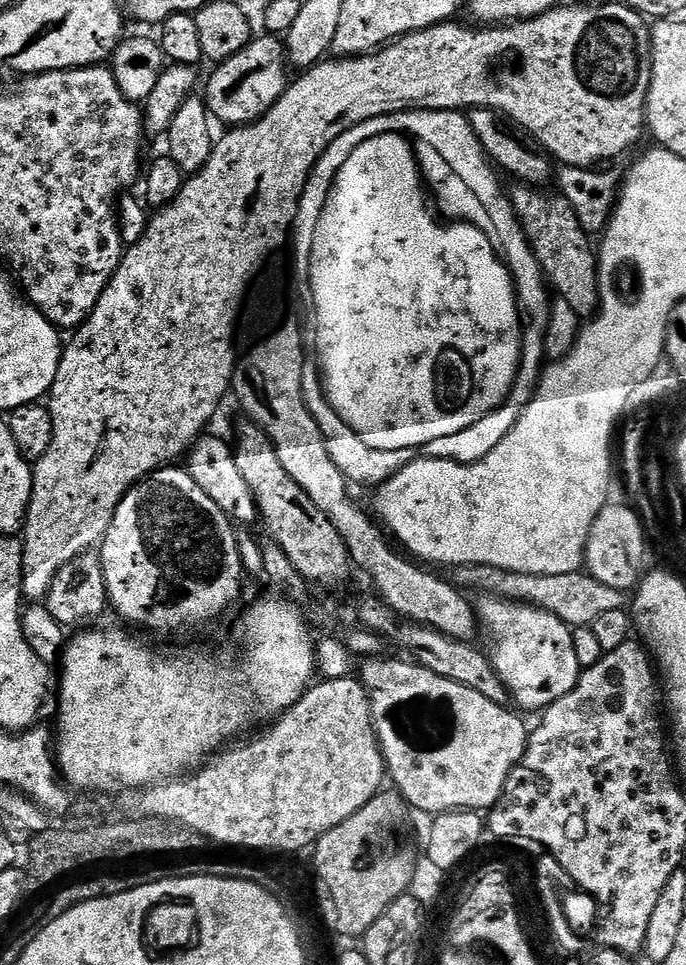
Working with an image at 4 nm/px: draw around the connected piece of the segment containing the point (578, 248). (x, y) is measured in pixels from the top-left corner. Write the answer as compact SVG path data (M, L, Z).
M516 186L510 192L512 208L555 295L565 300L580 318L587 317L597 311L601 297L594 244L592 246L588 241L591 240L589 233L579 224L570 202L564 200L560 194L547 196L542 191L544 190L536 186Z

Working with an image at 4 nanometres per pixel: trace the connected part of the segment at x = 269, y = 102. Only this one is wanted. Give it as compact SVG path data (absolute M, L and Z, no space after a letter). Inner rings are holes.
M270 34L261 37L255 37L242 51L219 63L208 80L208 108L220 121L228 124L226 126L243 126L259 120L287 88L286 49L283 41Z

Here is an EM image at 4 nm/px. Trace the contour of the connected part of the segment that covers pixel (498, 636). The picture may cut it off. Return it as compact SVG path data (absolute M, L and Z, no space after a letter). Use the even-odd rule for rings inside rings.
M485 595L480 601L475 601L474 609L479 627L488 635L488 644L492 647L492 668L504 683L511 699L513 696L524 708L543 710L574 690L582 669L574 652L571 627L544 609L512 603L511 600L492 595ZM560 668L564 668L568 676L556 676Z

